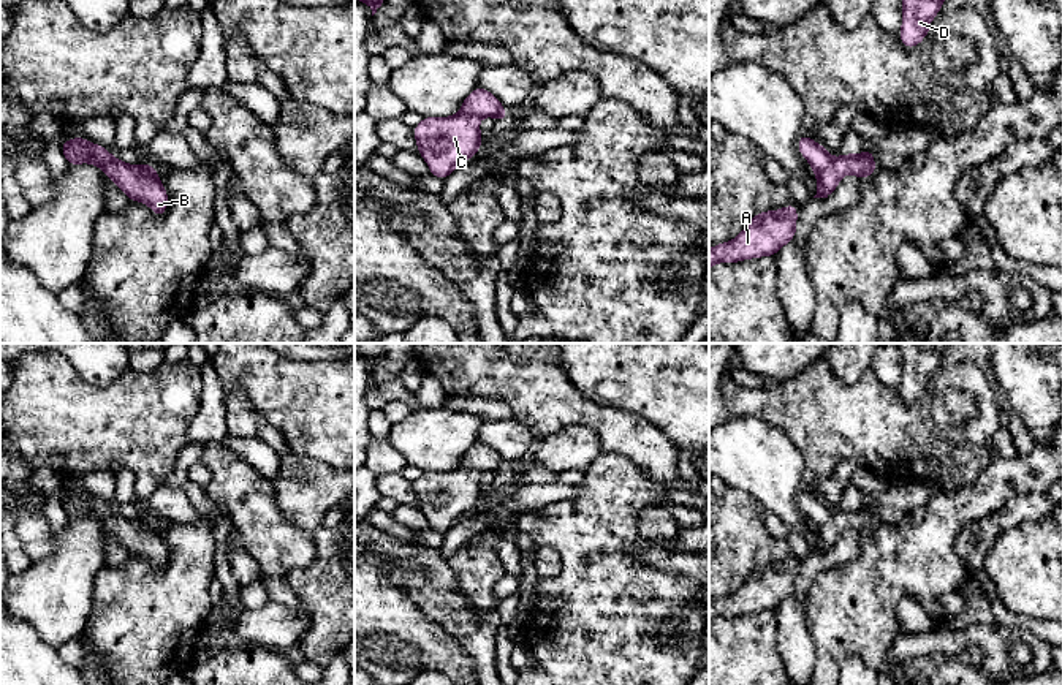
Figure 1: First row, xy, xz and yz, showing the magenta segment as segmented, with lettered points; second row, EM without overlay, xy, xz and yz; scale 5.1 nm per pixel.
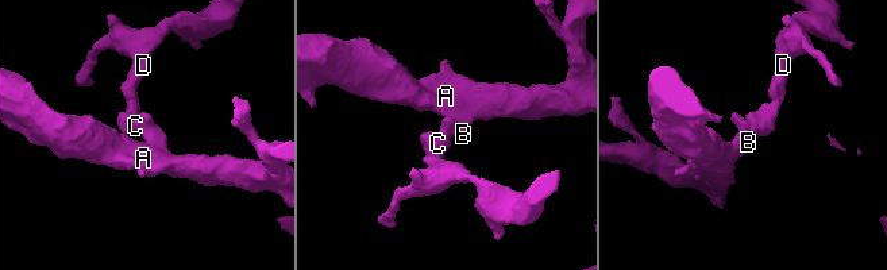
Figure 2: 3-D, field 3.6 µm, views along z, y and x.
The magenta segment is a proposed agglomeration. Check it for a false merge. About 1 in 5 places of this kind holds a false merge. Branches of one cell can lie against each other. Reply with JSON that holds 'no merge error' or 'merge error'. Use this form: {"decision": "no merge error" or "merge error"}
{"decision": "no merge error"}

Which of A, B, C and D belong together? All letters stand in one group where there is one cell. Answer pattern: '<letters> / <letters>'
A B C D

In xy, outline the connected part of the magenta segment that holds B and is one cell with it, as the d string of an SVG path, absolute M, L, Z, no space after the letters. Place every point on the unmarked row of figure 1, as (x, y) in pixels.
M81 490L63 495L60 503L68 519L90 517L100 522L125 546L128 555L139 555L149 560L155 571L165 570L168 563L168 544L161 538L155 520L123 517L119 511L112 511L106 501Z

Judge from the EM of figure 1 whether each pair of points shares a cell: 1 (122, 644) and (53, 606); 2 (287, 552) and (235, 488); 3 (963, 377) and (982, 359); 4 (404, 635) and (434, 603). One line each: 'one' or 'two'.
1: two
2: one
3: two
4: two

